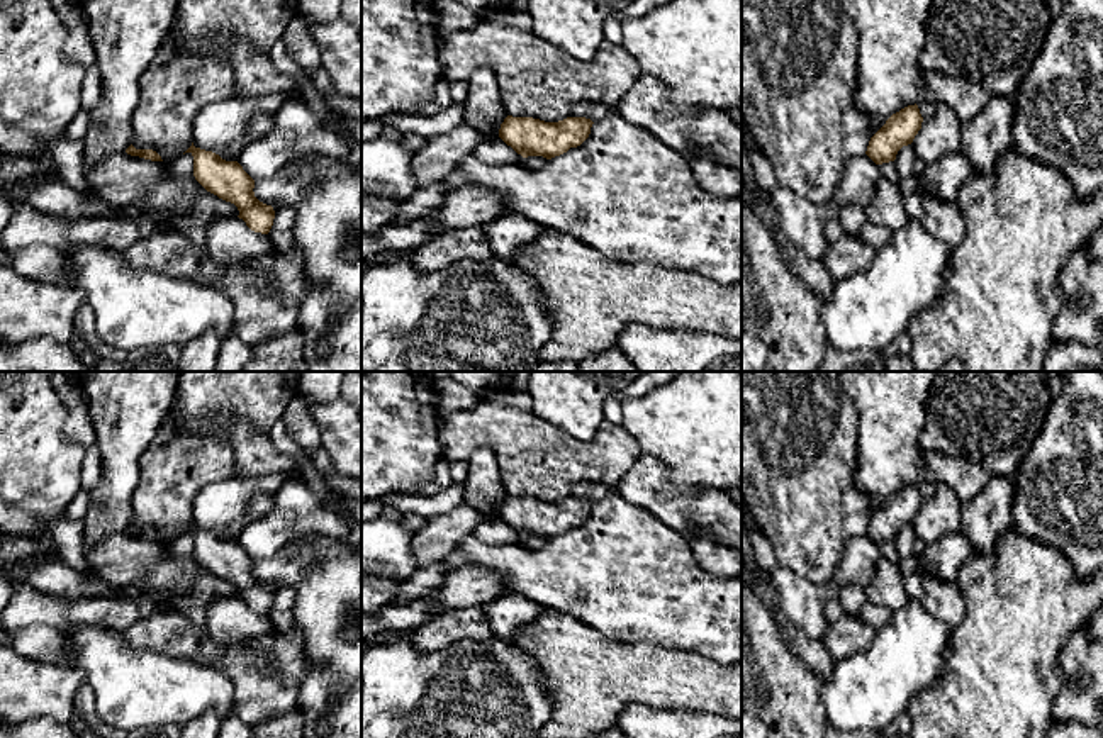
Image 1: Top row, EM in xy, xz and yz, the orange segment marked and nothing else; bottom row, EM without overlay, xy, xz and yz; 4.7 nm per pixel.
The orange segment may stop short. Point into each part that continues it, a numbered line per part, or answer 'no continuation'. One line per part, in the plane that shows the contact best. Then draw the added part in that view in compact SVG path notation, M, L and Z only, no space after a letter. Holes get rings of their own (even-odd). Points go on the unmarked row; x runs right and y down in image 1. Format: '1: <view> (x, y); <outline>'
no continuation

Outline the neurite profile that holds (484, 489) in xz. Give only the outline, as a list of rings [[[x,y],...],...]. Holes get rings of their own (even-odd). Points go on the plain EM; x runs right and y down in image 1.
[[[477,448],[467,460],[465,502],[485,517],[497,517],[501,504],[509,495],[502,482],[502,472],[490,448]]]

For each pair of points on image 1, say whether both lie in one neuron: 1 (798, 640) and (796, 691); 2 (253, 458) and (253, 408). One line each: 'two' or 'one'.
1: two
2: two

